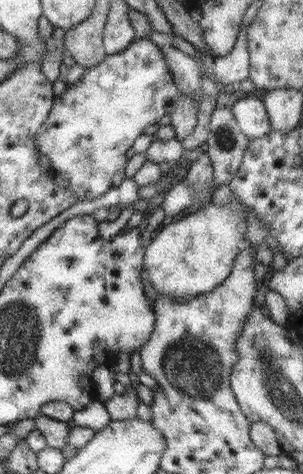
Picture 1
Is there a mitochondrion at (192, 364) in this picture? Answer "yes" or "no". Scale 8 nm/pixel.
yes

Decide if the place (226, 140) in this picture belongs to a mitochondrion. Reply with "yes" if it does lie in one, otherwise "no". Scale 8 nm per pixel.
yes

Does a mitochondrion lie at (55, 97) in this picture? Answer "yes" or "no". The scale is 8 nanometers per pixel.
no

